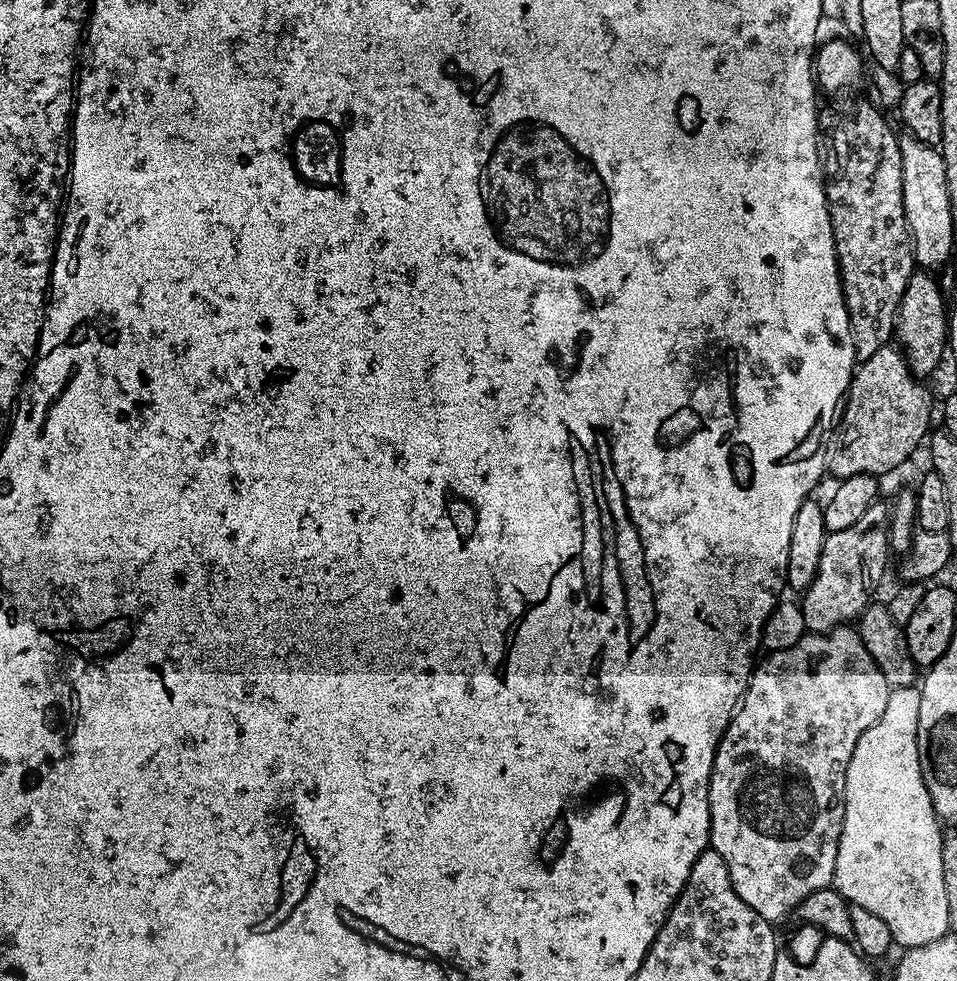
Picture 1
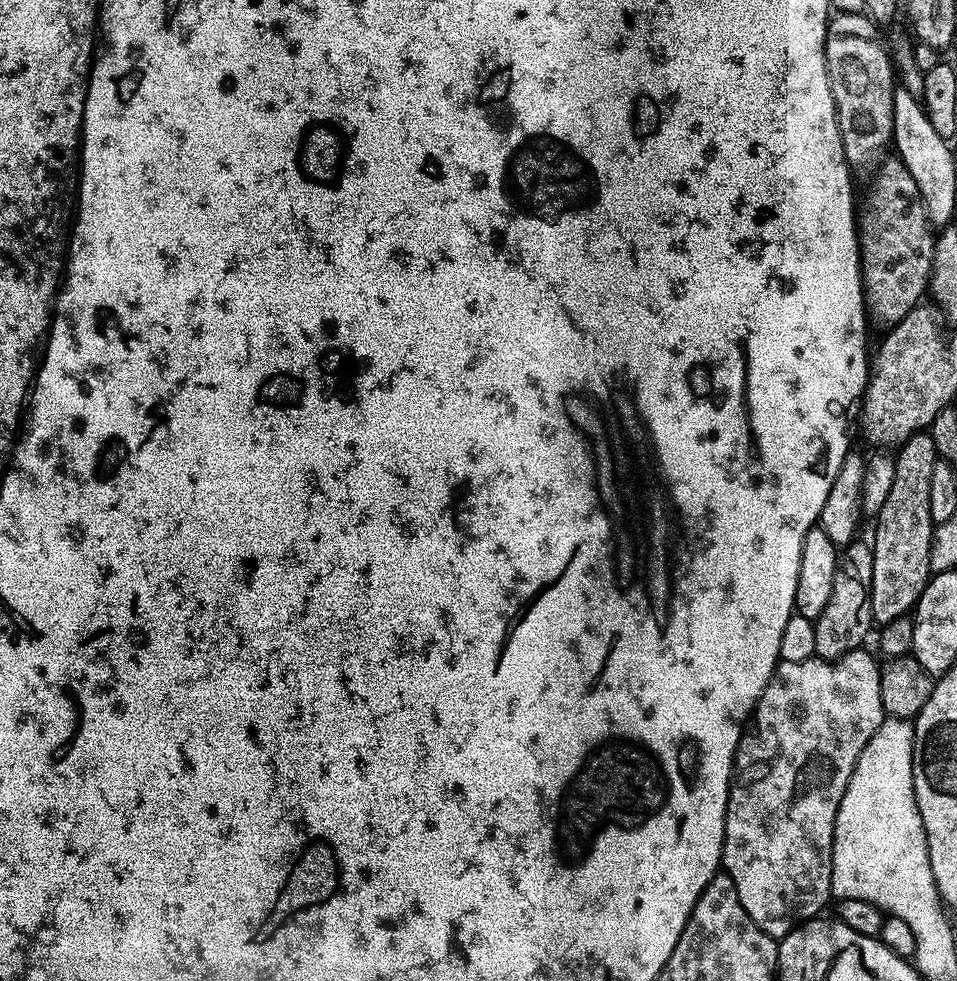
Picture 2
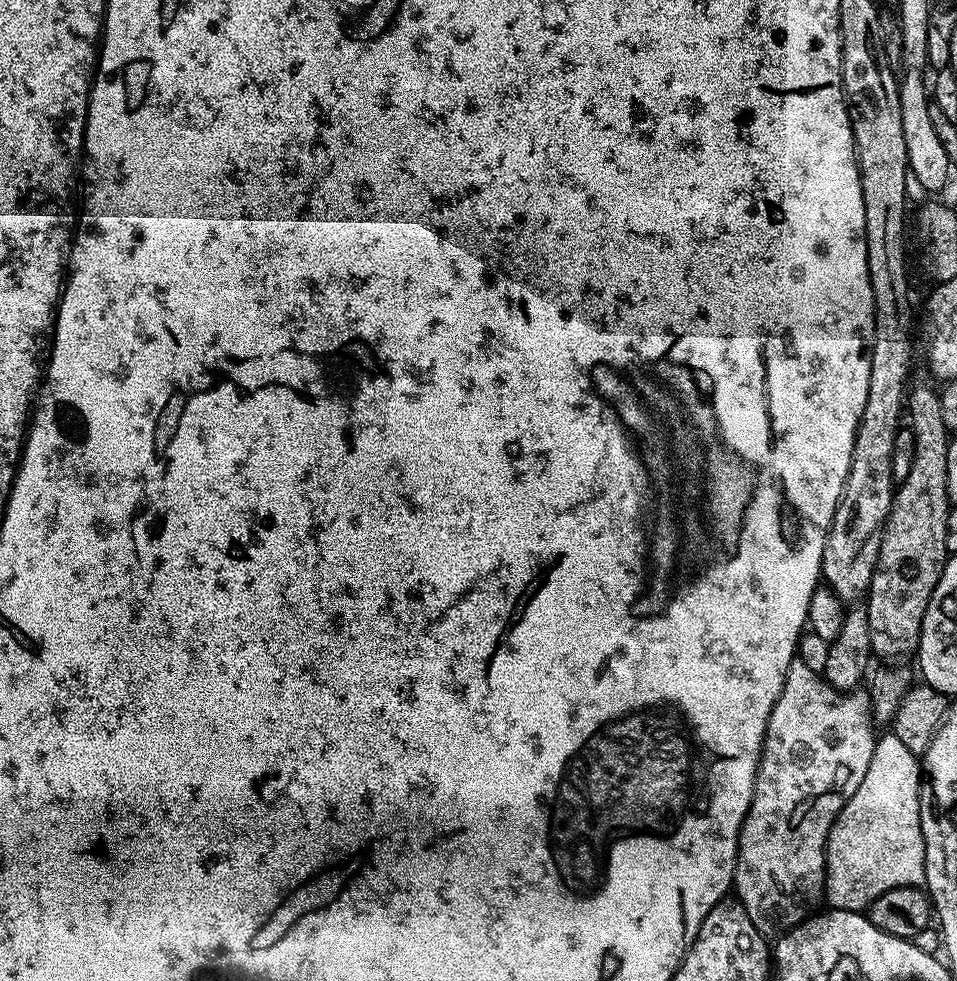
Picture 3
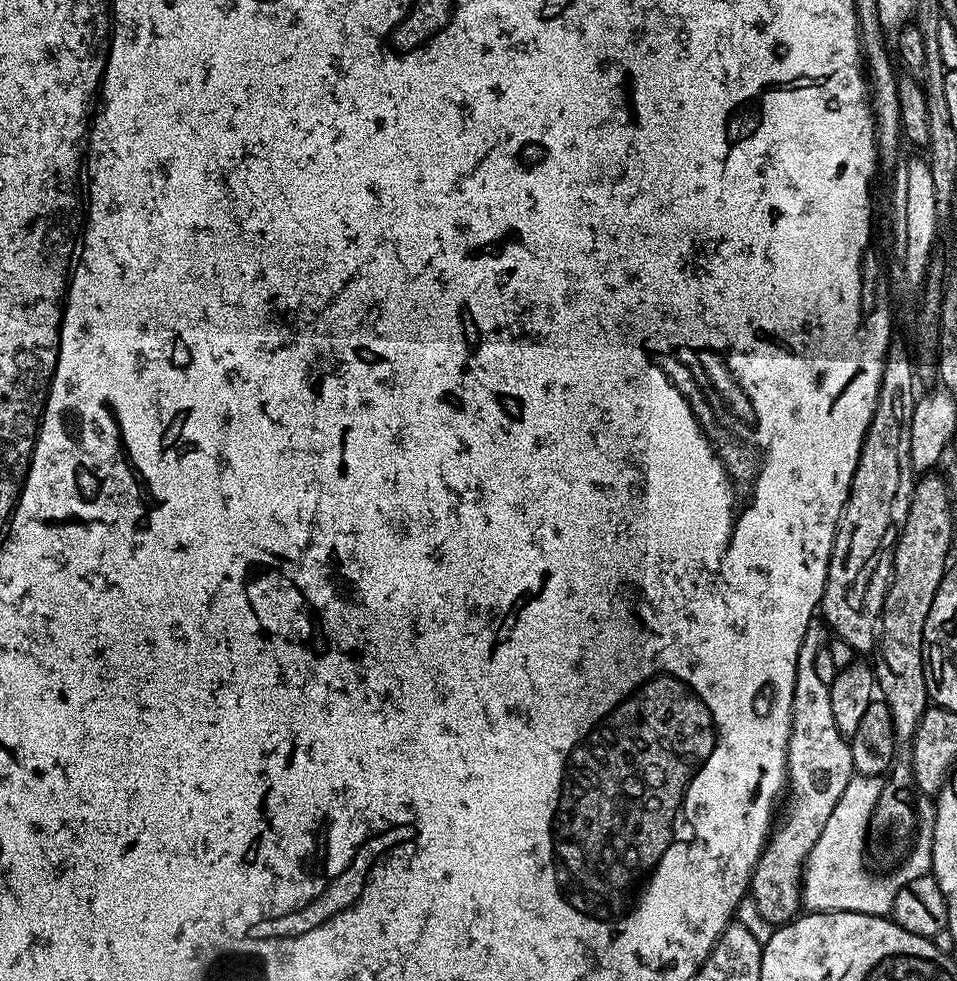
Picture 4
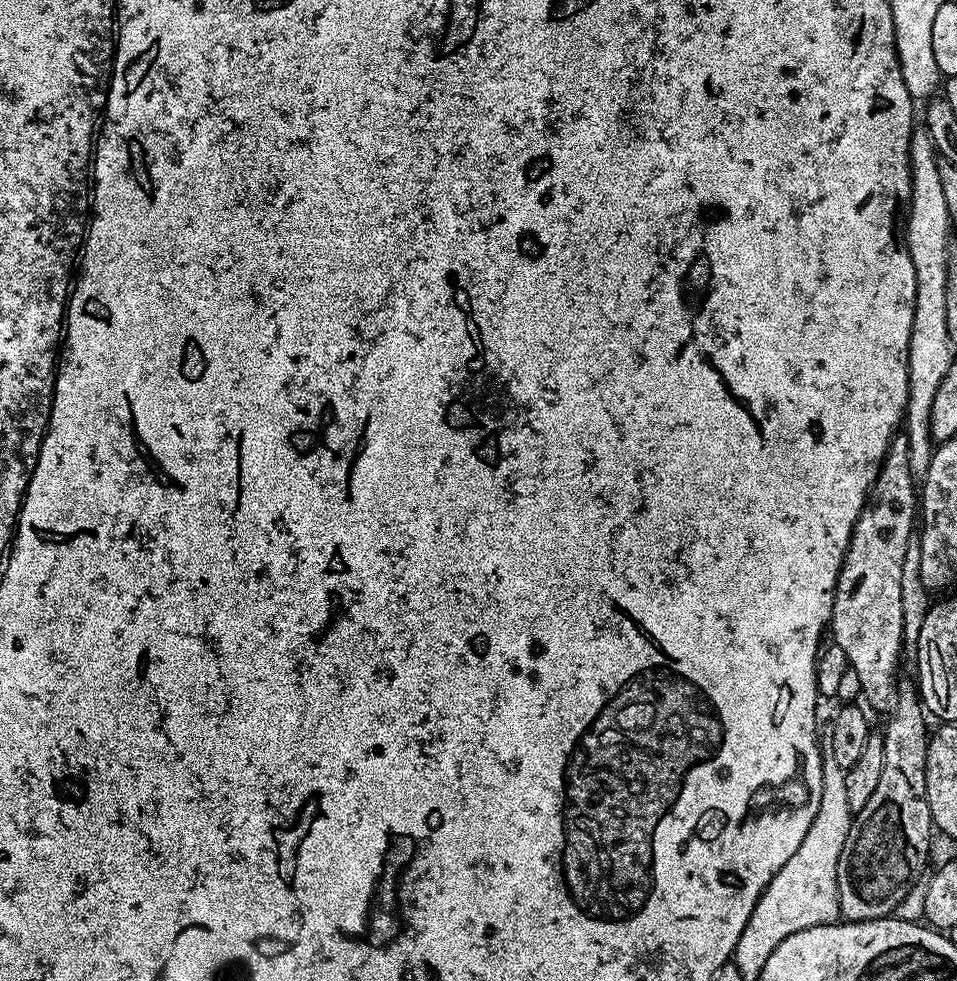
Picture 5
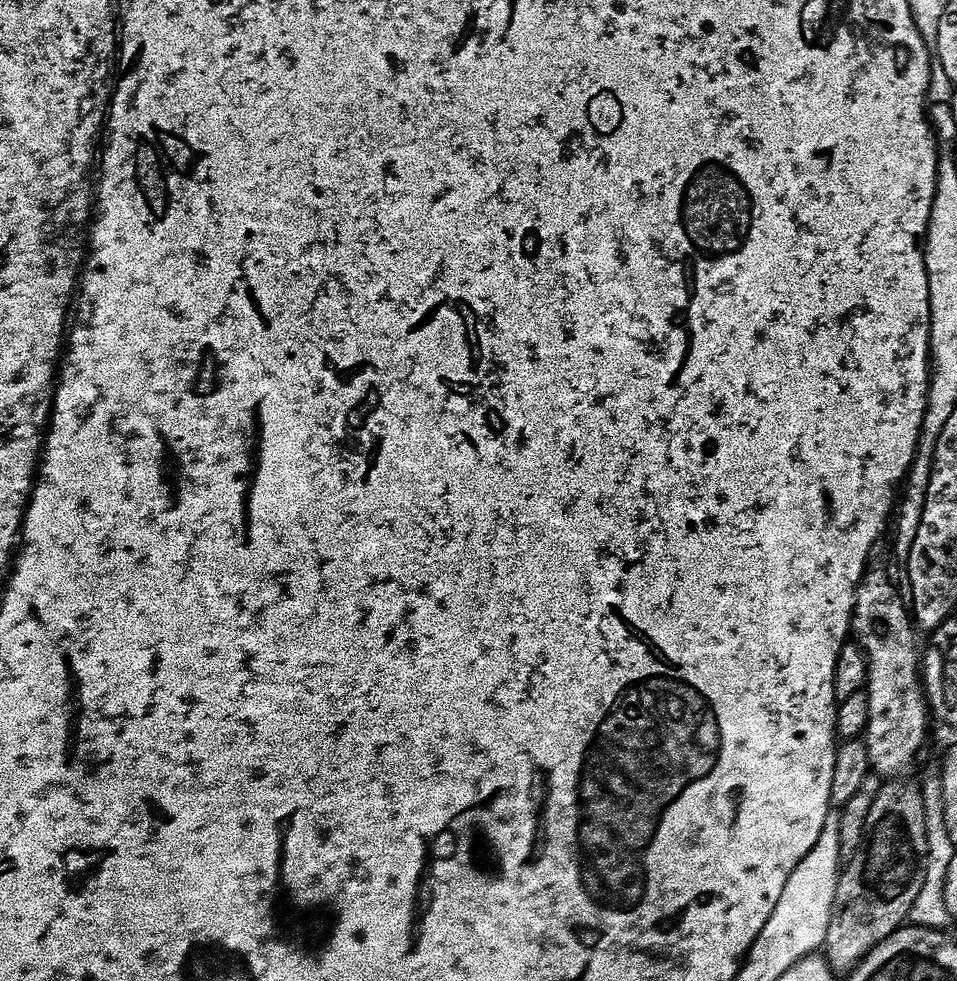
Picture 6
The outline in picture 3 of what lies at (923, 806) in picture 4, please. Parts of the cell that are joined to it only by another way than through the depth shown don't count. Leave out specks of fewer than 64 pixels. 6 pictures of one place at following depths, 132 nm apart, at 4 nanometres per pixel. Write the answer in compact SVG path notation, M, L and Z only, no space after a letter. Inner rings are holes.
M881 735L866 778L838 814L828 835L826 900L833 909L867 909L886 890L924 884L924 839L920 825L922 764L897 736Z

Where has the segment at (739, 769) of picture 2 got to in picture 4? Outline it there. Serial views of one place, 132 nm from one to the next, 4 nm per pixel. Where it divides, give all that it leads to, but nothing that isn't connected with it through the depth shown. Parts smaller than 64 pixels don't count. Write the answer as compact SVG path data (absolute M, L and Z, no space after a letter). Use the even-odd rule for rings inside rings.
M813 618L806 626L806 634L802 638L802 646L798 650L798 662L794 674L794 706L792 707L792 729L788 739L788 782L786 785L788 809L784 817L771 829L768 842L760 851L756 868L752 872L750 898L762 918L773 926L787 924L801 911L802 885L804 883L804 863L808 860L814 842L818 842L822 830L826 830L826 821L830 818L830 810L838 806L838 798L842 798L842 790L852 781L852 745L849 737L843 736L834 722L834 710L830 710L829 685L818 679L814 670L814 658L818 658L818 650L827 645L830 629L823 619Z

